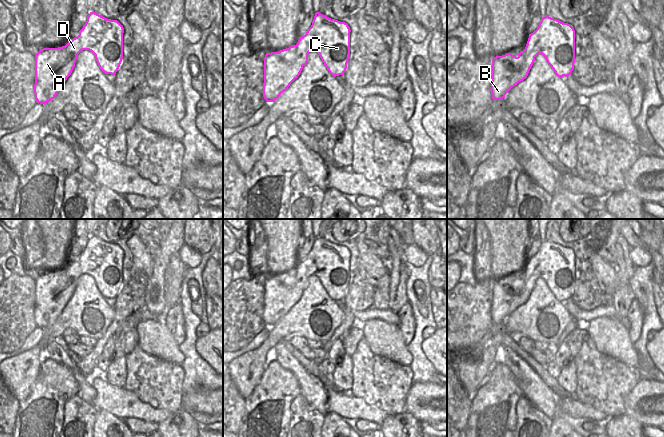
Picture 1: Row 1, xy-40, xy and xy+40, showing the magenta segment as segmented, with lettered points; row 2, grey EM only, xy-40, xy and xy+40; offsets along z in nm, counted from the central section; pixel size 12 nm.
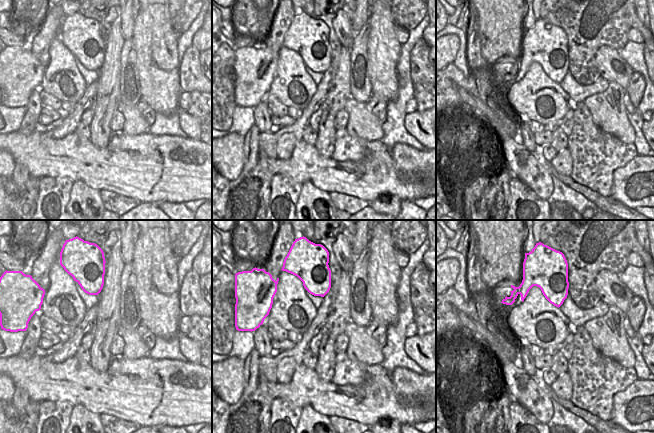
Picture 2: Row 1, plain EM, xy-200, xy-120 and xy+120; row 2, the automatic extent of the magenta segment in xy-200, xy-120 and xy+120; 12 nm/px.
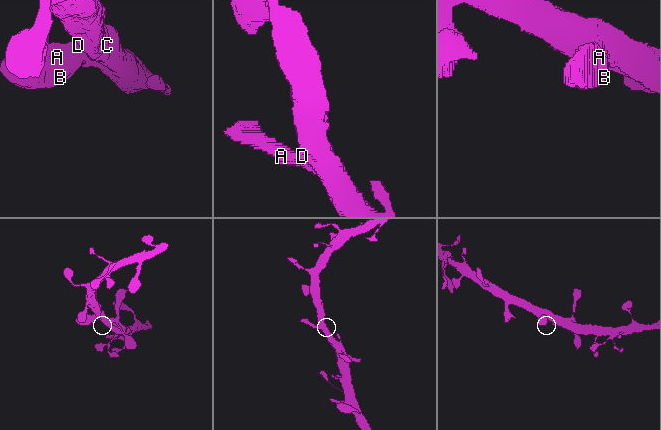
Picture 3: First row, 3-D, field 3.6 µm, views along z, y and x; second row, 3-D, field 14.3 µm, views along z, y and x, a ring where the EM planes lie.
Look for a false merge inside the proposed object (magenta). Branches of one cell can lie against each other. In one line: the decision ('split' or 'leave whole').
leave whole

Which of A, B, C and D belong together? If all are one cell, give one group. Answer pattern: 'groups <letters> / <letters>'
groups A B C D

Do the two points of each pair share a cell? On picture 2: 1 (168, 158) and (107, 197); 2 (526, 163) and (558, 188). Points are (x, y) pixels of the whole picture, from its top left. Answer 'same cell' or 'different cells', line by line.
1: different cells
2: different cells

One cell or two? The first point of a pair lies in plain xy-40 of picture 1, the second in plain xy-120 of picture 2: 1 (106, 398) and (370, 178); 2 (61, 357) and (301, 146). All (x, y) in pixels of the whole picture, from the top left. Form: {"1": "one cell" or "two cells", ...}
{"1": "one cell", "2": "two cells"}

